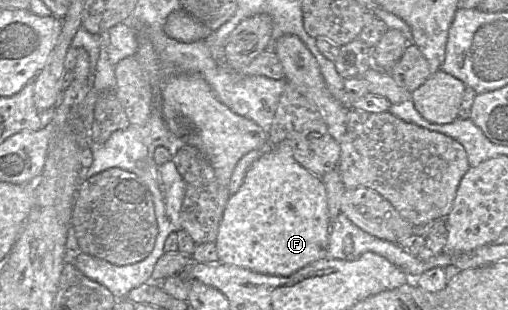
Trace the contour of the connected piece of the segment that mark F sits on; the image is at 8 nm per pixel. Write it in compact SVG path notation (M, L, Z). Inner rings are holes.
M269 146L263 155L257 159L247 170L243 184L240 189L229 197L222 219L220 221L218 234L215 243L219 262L246 268L256 273L288 277L300 269L329 257L328 244L330 233L330 217L327 206L327 194L325 186L320 177L310 173L303 168L293 157L287 146Z

